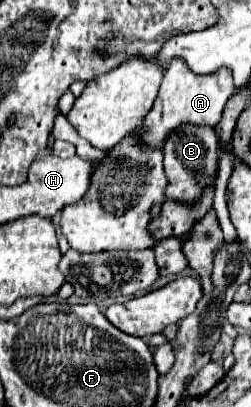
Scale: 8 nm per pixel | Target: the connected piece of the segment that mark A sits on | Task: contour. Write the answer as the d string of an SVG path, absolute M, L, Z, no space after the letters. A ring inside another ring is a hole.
M173 60L165 70L155 104L143 122L143 128L145 128L143 146L145 148L163 146L169 132L173 128L179 128L181 124L197 124L197 126L209 124L209 126L217 128L223 106L233 92L235 92L235 84L233 84L233 76L231 76L231 72L227 72L227 68L221 68L219 72L213 72L207 76L195 76L195 72L191 72L187 68L187 64L183 64L183 60Z

